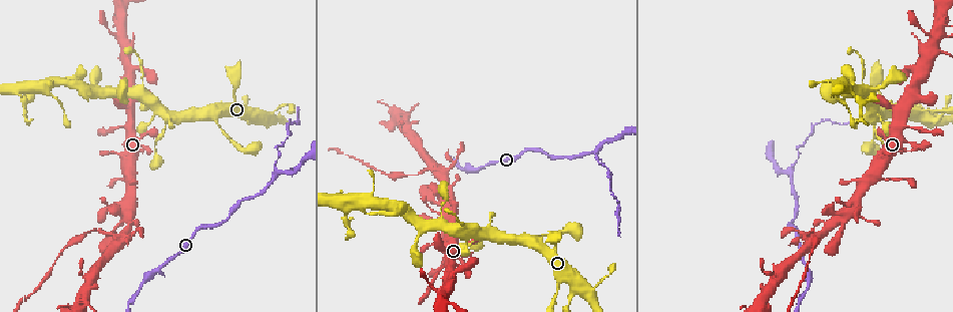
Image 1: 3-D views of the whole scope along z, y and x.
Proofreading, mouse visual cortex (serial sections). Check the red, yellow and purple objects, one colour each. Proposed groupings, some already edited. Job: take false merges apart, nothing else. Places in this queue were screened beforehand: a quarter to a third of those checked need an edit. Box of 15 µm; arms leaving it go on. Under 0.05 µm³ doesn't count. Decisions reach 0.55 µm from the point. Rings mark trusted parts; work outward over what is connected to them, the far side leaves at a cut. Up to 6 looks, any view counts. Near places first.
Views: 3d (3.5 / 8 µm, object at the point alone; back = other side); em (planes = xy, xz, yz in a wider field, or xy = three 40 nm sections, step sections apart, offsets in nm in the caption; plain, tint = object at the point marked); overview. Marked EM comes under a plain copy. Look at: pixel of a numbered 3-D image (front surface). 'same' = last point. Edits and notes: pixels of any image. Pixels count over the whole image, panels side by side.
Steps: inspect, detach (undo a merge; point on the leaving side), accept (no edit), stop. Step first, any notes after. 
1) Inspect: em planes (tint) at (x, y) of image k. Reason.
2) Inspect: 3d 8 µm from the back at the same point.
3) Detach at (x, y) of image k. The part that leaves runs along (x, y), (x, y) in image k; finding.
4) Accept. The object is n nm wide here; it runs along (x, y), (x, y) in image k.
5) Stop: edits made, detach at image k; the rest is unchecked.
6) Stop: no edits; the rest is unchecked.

Inspect: 3d 3.5 µm at (810, 243) of image 1. Four or more arms meet.

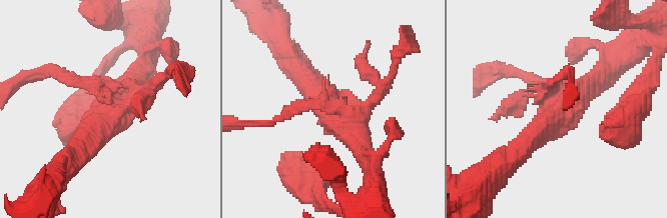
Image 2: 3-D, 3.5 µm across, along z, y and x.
Detach at (289, 113) of image 2. The arms are 150, 200, 350, 350 nm wide; the part that leaves runs along (325, 105), (249, 123) in image 2; two cells meet here.

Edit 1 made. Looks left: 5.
Inspect: 3d 3.5 µm at (596, 159) of image 1. Abrupt turn.

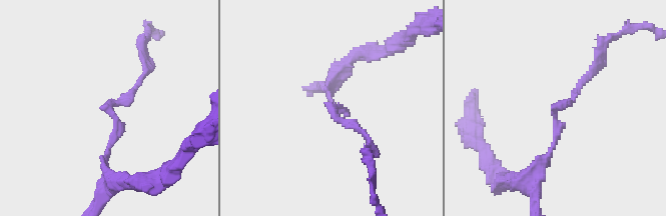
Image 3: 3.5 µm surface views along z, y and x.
Inspect: em xy step 1 (tint) at (106, 102) of image 3.

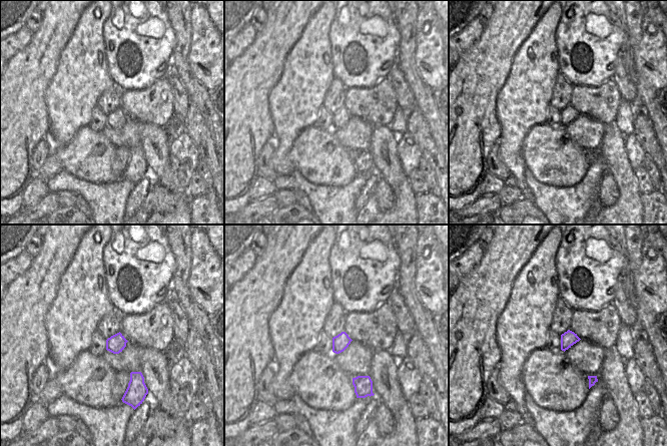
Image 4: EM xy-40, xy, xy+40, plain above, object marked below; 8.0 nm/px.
Accept. The object is 130 nm wide here; it runs along (544, 159), (557, 138), (557, 110), (595, 64) in image 3; continuous, no second cell.

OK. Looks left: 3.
Inspect: 3d 3.5 µm at (769, 298) of image 1. Four or more arms meet.

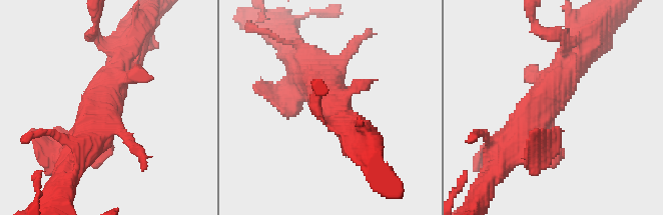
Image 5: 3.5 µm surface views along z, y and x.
Inspect: em planes (tint) at (555, 105) of image 5. 4 arms meet here; the arms are 200, 200, 300, 350 nm wide.

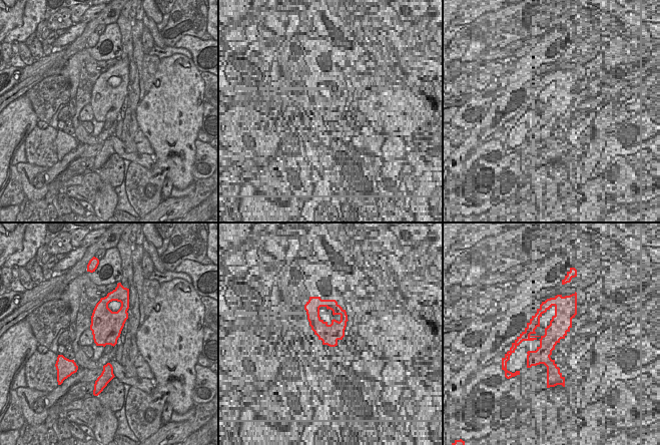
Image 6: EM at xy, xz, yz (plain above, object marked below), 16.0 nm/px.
Inspect: em xy step 5 (tint) at the same point. Cut it another way.

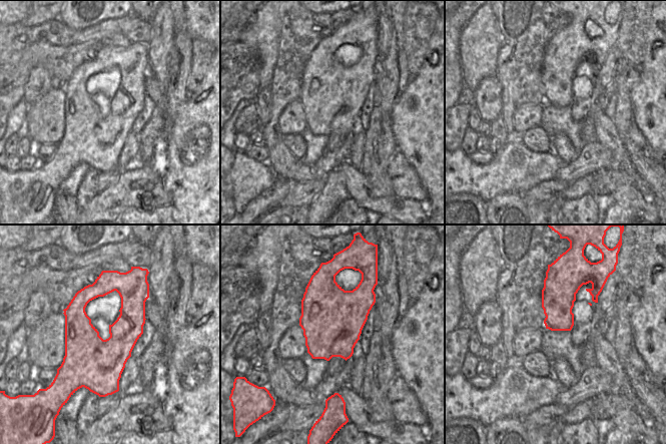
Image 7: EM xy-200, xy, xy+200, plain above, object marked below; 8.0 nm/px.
Accept. It runs along (581, 54), (515, 153) in image 5; all the same cell.

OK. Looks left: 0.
Stop: edits made, detach at image 2; the rest is unchecked.

